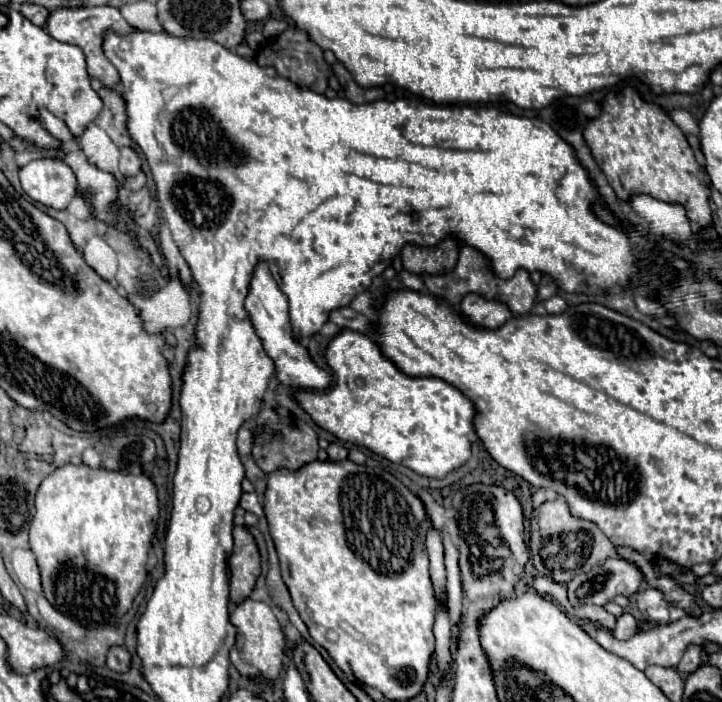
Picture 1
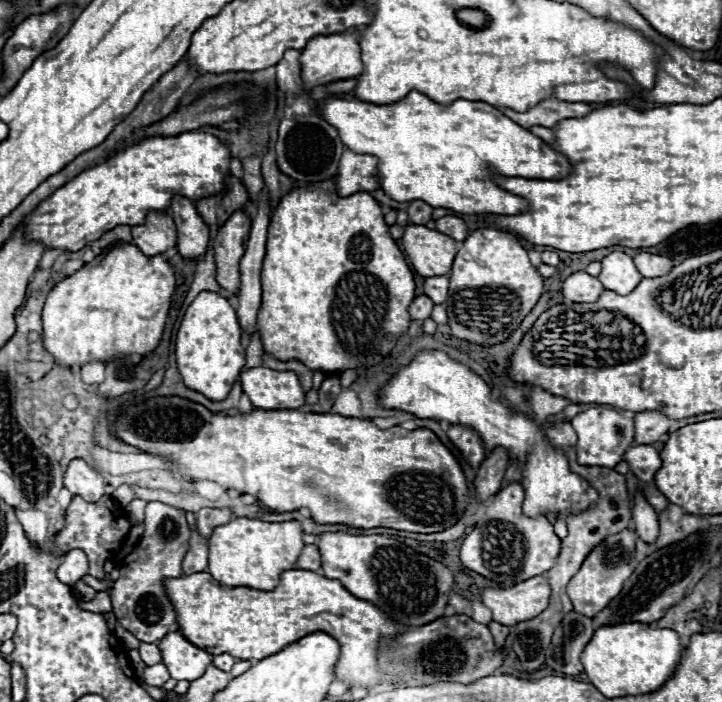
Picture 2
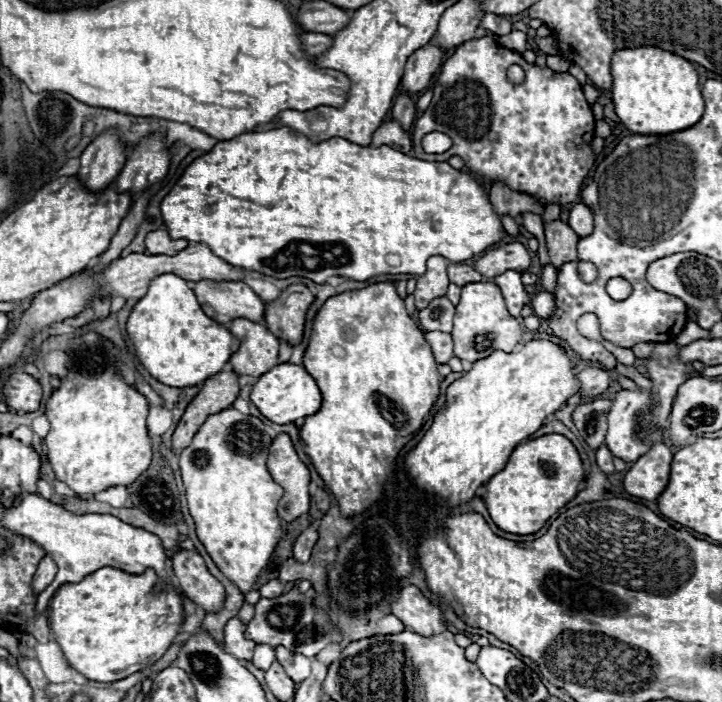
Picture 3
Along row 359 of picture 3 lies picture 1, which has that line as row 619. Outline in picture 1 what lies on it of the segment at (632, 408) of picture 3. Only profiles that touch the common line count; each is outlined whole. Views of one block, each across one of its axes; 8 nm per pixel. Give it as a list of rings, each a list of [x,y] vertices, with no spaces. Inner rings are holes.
[[[644,588],[644,590],[636,592],[636,602],[638,602],[642,616],[648,620],[654,620],[654,624],[668,624],[672,620],[672,616],[676,616],[676,620],[680,620],[686,614],[680,608],[672,608],[662,598],[662,592],[656,588]],[[654,616],[658,616],[658,618],[654,618]]]

